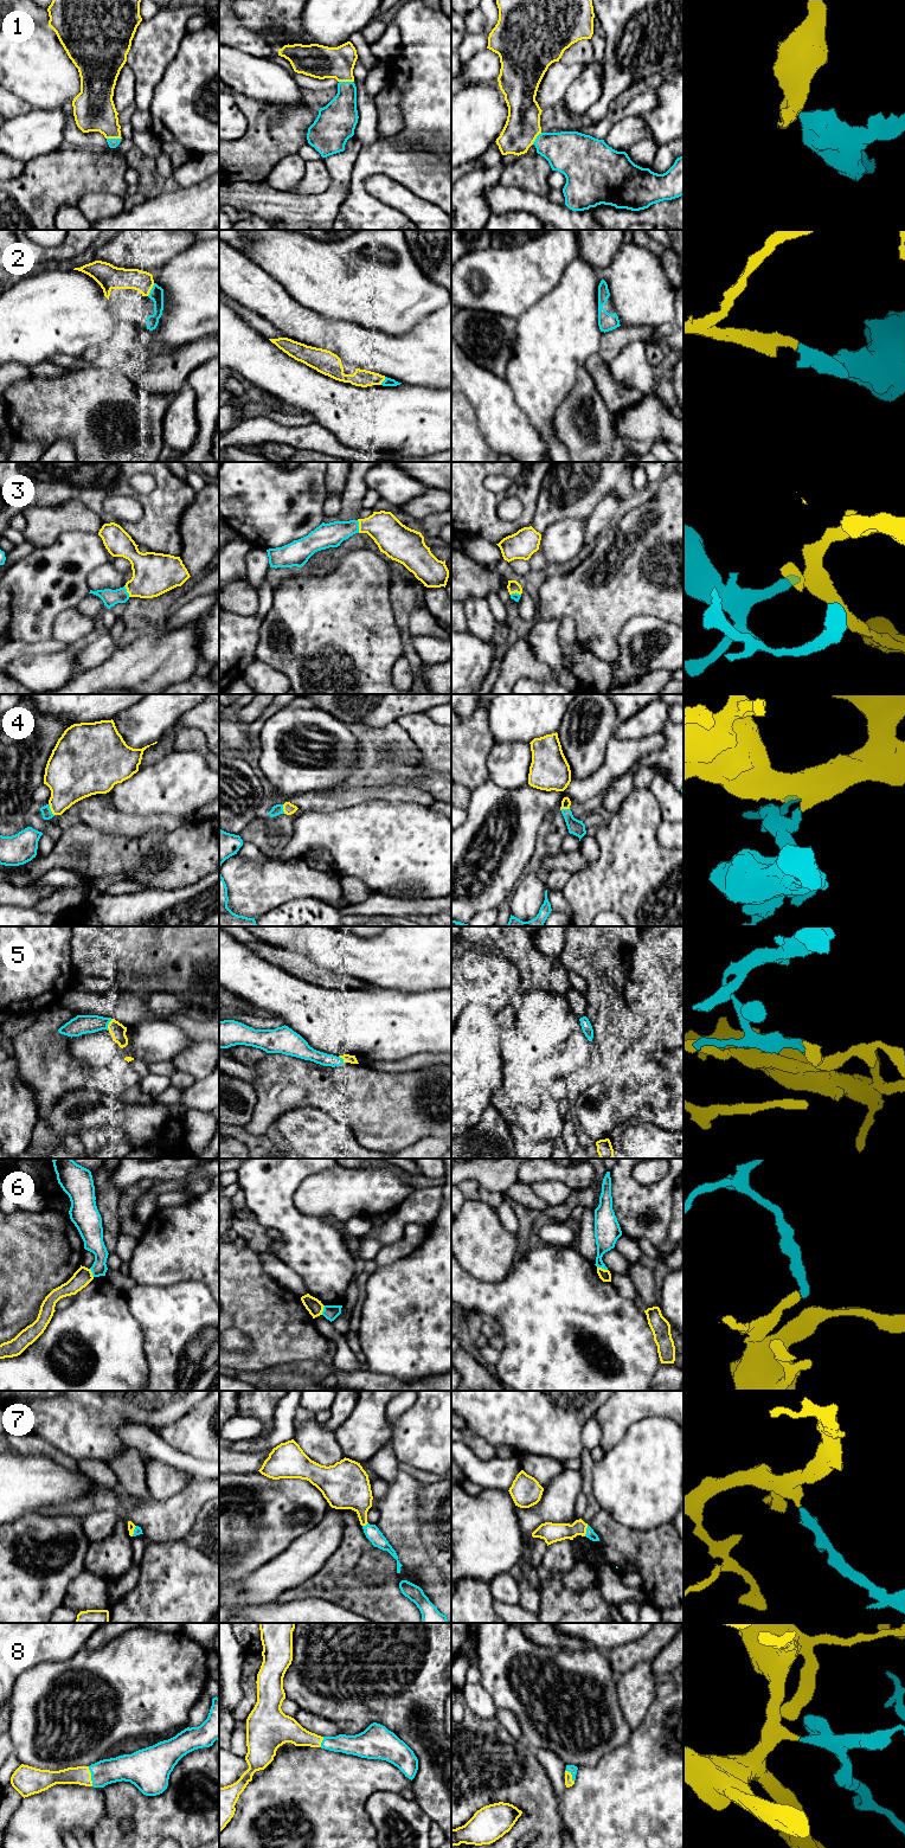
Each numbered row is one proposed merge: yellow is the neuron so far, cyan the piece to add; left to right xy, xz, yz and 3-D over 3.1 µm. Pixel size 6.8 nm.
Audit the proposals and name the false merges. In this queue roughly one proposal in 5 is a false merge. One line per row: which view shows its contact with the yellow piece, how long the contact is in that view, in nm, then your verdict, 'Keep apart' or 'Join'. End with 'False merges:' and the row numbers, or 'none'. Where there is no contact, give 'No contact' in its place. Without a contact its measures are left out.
1: Touches yellow in xy. Shared border 100 nm. Join
2: Touches yellow in xy. Shared border 100 nm. Join
3: Touches yellow in xz. Shared border 90 nm. Join
4: Touches yellow in xy. Shared border 90 nm. Join
5: Touches yellow in xy. Shared border 80 nm. Join
6: Touches yellow in yz. Shared border 80 nm. Keep apart
7: Touches yellow in yz. Shared border 80 nm. Join
8: Touches yellow in xy. Shared border 140 nm. Join
False merges: 6

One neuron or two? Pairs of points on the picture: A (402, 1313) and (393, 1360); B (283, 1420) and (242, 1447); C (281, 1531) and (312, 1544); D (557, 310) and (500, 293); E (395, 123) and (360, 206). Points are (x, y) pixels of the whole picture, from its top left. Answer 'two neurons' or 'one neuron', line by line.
A: one neuron
B: one neuron
C: two neurons
D: two neurons
E: two neurons

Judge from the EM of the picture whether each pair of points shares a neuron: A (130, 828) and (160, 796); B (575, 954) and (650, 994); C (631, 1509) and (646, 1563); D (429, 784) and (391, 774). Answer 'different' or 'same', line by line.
A: different
B: different
C: different
D: same

